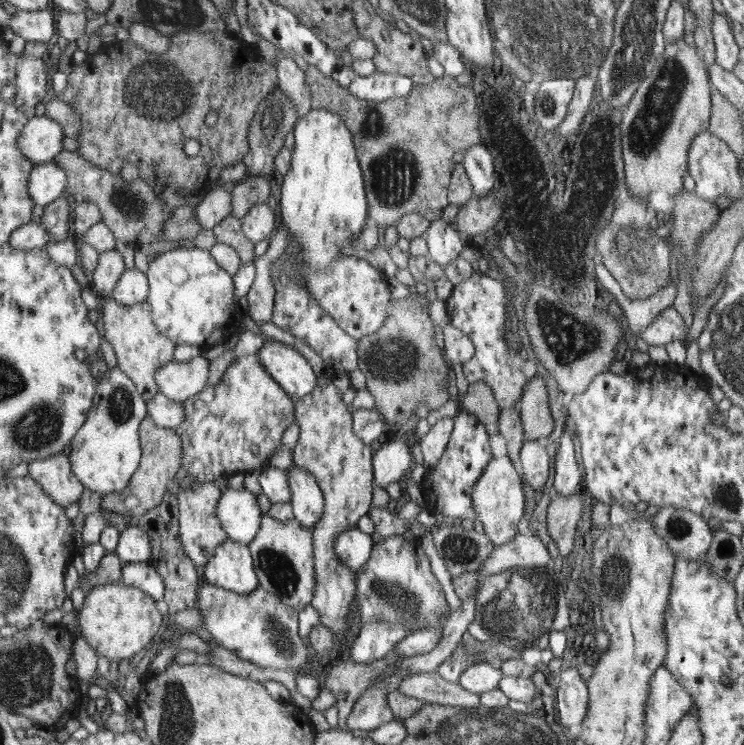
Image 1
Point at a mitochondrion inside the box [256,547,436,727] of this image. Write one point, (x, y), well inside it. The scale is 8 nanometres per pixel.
(283, 645)

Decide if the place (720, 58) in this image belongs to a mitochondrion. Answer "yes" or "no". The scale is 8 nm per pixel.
no

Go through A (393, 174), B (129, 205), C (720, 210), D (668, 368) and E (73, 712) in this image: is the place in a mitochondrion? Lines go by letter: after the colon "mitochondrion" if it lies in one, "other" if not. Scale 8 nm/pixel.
A: mitochondrion
B: mitochondrion
C: other
D: other
E: other

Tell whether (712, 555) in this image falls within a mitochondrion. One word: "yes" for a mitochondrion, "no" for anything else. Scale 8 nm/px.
no

